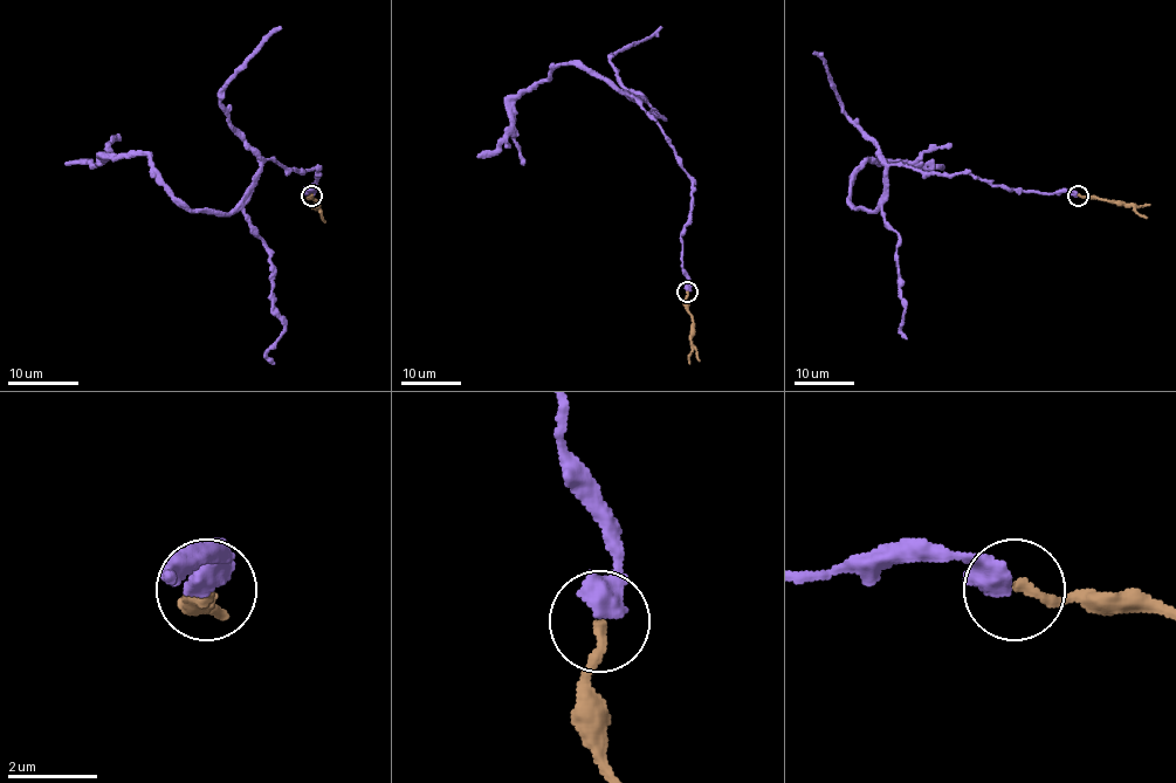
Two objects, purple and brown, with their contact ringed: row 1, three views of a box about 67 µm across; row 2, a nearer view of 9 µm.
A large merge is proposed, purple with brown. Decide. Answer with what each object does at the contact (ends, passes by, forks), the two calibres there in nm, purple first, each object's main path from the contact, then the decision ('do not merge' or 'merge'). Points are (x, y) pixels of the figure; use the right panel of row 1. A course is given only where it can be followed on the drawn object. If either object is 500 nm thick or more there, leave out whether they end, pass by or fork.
550 nm thick on the purple side, 220 nm on the other; purple runs (1078, 196), (898, 165), (887, 167), (885, 199), (874, 210), (850, 201), (850, 181), (866, 160), (942, 167); brown runs (1078, 196), (1130, 204), (1147, 218); merge

